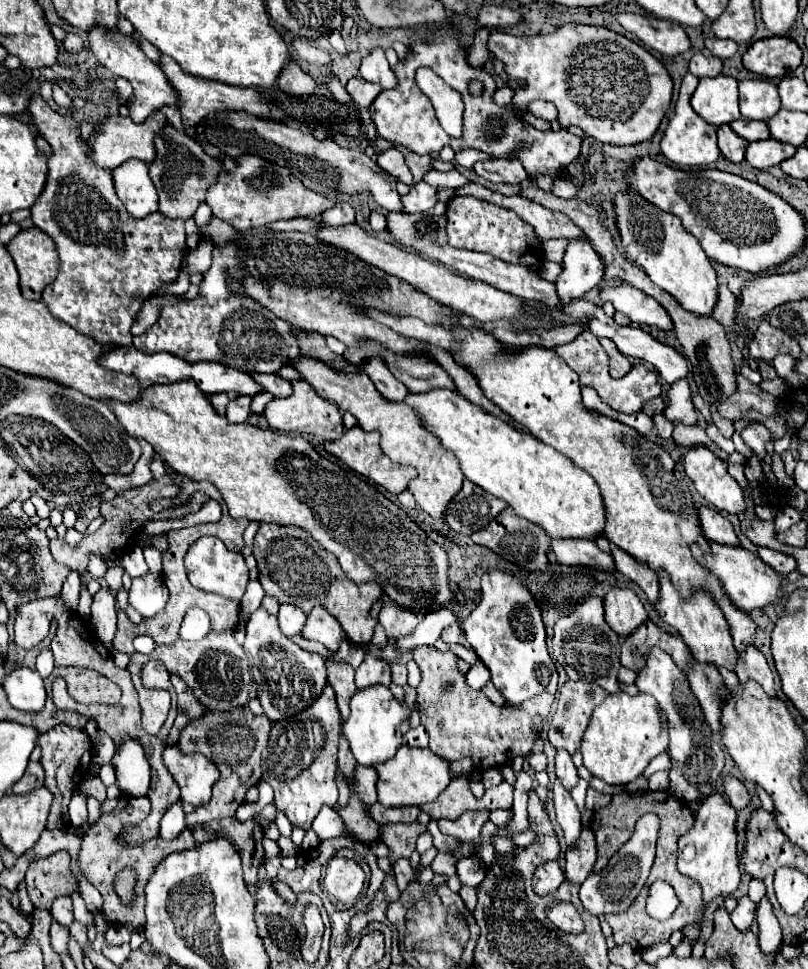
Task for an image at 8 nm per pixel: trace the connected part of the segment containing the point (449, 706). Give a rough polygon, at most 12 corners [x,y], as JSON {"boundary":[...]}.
{"boundary":[[425,645],[417,701],[429,747],[481,773],[531,753],[543,692],[497,707],[457,655]]}

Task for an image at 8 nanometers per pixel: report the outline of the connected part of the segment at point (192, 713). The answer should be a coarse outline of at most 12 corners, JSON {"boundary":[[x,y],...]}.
{"boundary":[[171,675],[177,693],[179,715],[167,743],[175,745],[183,727],[205,713],[205,707],[185,687]]}

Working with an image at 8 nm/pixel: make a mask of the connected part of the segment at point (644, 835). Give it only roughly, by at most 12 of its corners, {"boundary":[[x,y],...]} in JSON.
{"boundary":[[643,815],[607,867],[581,883],[593,915],[623,913],[655,859],[659,819]]}

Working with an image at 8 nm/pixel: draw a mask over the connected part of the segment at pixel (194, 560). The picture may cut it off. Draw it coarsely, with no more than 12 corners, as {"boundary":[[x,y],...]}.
{"boundary":[[199,537],[185,555],[189,581],[241,601],[249,569],[221,539]]}

